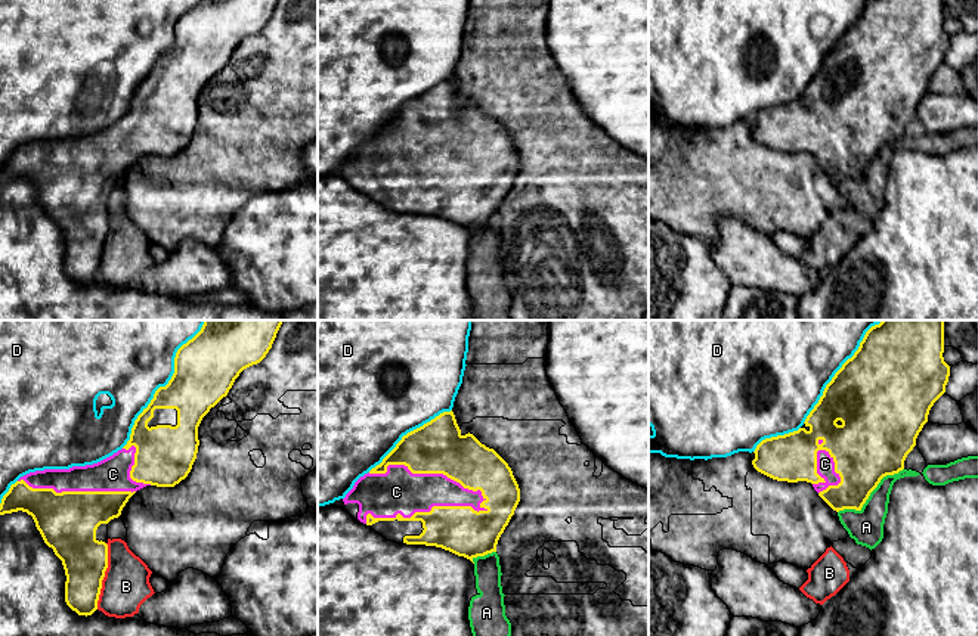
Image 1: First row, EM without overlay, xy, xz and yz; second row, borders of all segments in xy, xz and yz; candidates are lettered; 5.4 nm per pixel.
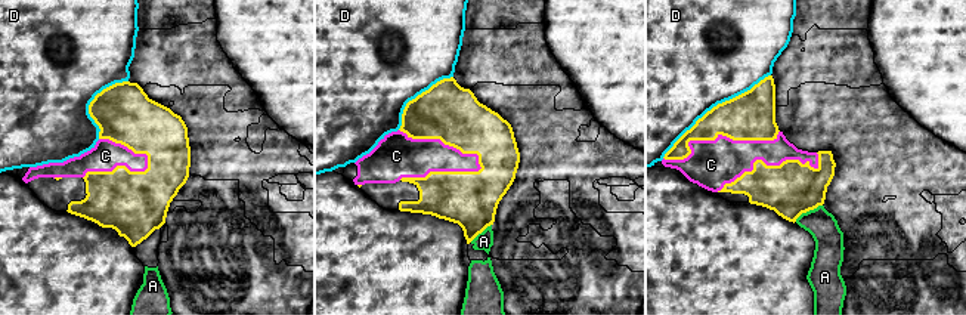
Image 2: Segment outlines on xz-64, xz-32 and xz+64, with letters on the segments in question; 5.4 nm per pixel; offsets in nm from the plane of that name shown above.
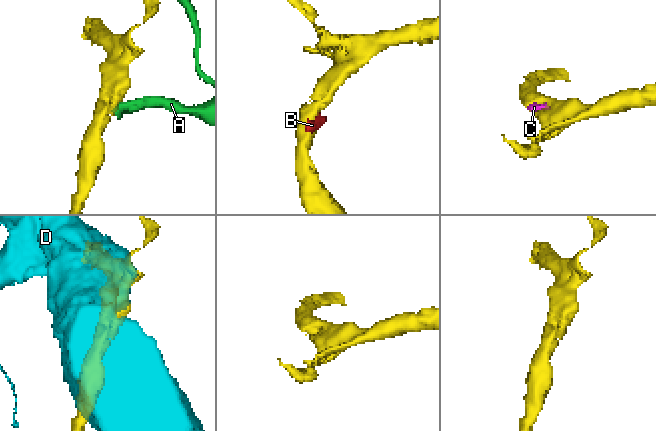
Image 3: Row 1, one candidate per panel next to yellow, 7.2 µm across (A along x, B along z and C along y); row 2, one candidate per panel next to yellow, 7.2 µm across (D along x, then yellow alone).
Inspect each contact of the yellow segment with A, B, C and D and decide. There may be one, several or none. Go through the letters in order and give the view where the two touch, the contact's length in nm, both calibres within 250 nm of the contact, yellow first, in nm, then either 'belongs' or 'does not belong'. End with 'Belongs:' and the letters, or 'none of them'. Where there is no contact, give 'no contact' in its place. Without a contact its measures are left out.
A: yz | 440 nm | 360/190 nm | does not belong
B: xy | 360 nm | 240/260 nm | does not belong
C: xz | 700 nm | 260/240 nm | belongs
D: xy | 750 nm | 320/380 nm | does not belong
Belongs: C

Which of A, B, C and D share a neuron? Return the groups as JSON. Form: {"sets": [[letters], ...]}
{"sets": [["A", "B"], ["C"], ["D"]]}

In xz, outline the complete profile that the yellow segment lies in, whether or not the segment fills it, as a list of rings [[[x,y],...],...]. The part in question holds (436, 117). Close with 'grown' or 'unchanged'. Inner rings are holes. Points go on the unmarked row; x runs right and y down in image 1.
[[[454,81],[408,102],[380,134],[360,146],[343,168],[344,179],[384,208],[449,220],[473,232],[496,214],[520,171],[508,133],[473,103],[461,103]]]; grown

